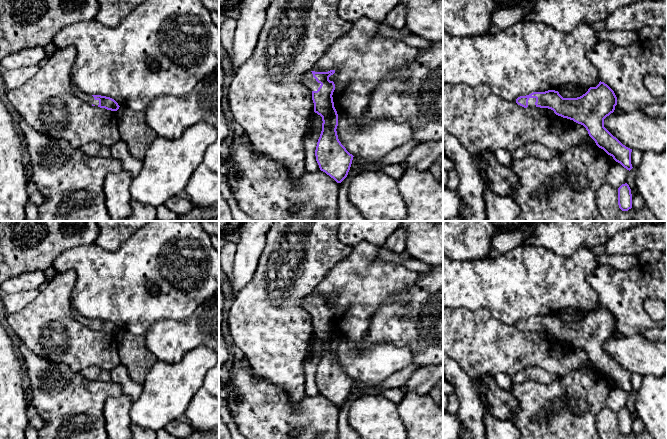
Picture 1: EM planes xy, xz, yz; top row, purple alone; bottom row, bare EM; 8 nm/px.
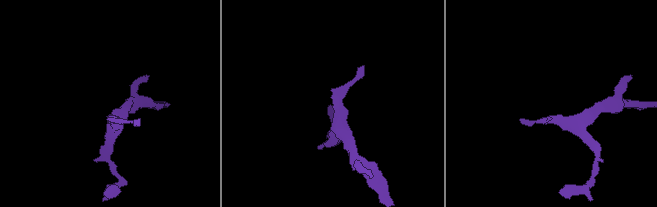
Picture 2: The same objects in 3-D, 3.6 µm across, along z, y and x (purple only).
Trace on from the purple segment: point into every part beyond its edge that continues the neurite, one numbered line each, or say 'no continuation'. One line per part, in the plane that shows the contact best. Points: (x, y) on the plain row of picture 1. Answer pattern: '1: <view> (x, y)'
1: xz (307, 303)

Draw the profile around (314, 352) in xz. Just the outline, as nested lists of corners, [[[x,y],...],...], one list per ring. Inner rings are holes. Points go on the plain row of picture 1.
[[[313,336],[311,339],[304,364],[305,394],[315,396],[320,394],[316,385],[315,374],[322,355],[322,341]]]

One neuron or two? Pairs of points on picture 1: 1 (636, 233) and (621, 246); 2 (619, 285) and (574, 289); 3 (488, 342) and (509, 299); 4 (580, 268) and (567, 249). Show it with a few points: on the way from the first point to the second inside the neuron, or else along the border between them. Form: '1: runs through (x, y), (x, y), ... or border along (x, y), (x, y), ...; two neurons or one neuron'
1: runs through (632, 237), (625, 242); one neuron
2: border along (597, 265), (587, 283), (599, 304); two neurons
3: border along (477, 310), (486, 308), (496, 318), (515, 325); two neurons
4: border along (591, 247), (579, 247), (570, 256), (549, 250); two neurons

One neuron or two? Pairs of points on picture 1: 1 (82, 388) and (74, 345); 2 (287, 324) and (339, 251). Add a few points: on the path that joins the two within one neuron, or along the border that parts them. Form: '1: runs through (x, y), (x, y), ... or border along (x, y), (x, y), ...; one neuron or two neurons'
1: border along (57, 363), (63, 363), (72, 370), (80, 372); two neurons
2: runs through (290, 305), (293, 292), (320, 265); one neuron

